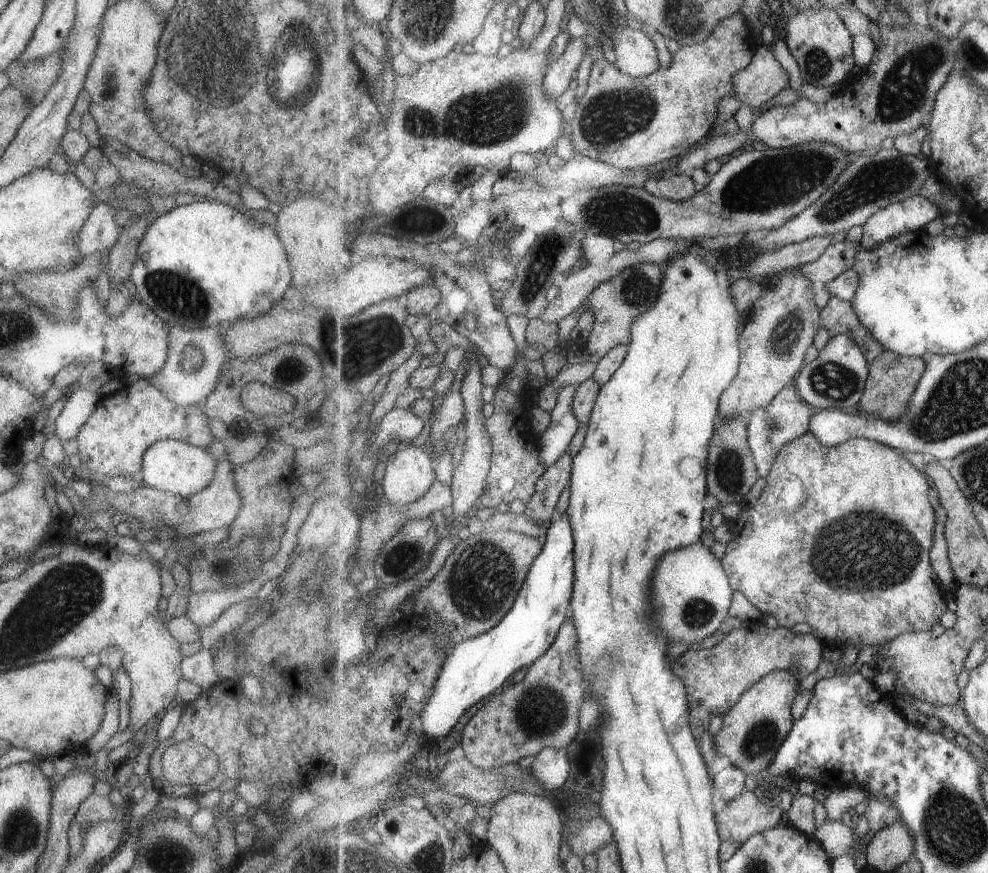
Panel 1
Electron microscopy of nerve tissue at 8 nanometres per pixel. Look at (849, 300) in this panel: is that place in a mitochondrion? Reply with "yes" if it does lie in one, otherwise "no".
no

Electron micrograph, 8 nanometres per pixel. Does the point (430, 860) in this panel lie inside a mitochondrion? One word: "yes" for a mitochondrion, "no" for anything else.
yes

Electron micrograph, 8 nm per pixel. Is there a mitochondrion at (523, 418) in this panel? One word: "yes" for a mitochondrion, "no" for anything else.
no

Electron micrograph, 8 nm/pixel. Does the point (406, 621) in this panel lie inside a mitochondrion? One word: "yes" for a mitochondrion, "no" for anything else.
no

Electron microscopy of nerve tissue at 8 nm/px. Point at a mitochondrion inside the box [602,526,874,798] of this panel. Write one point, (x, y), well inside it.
(763, 736)

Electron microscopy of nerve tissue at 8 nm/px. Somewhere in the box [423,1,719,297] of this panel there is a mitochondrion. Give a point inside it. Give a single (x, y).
(610, 117)

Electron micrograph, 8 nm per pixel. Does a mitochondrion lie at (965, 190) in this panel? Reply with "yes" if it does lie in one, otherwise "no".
no

